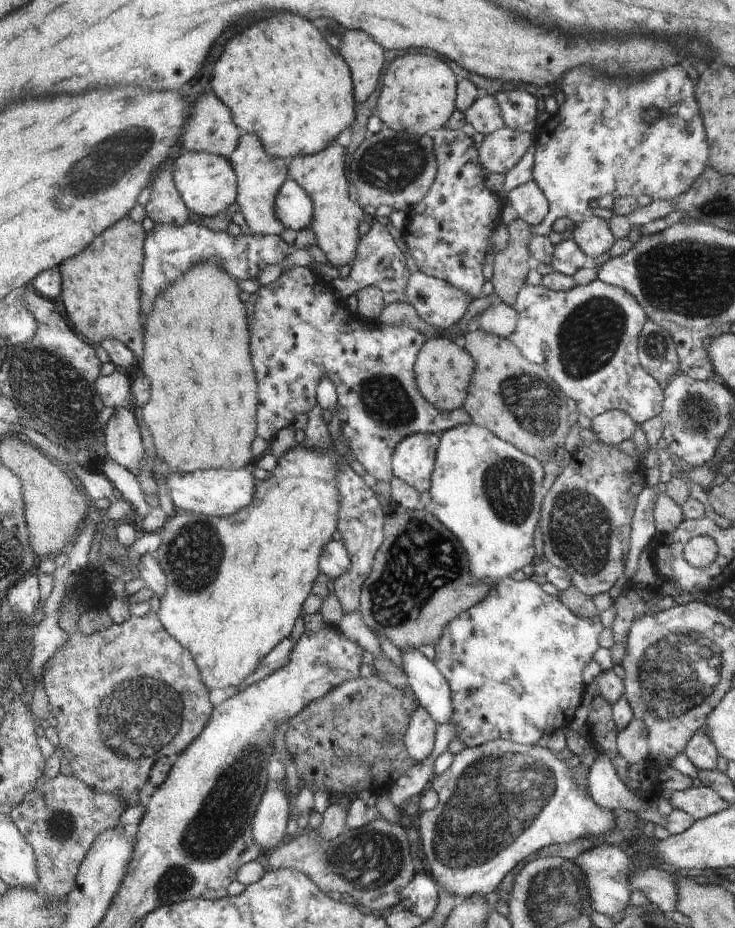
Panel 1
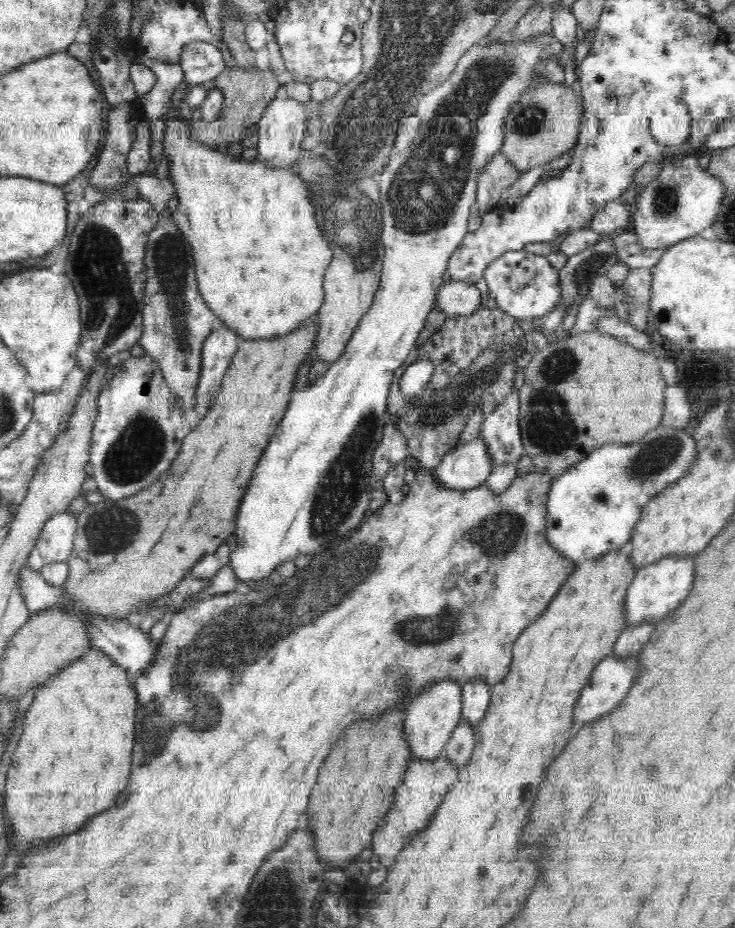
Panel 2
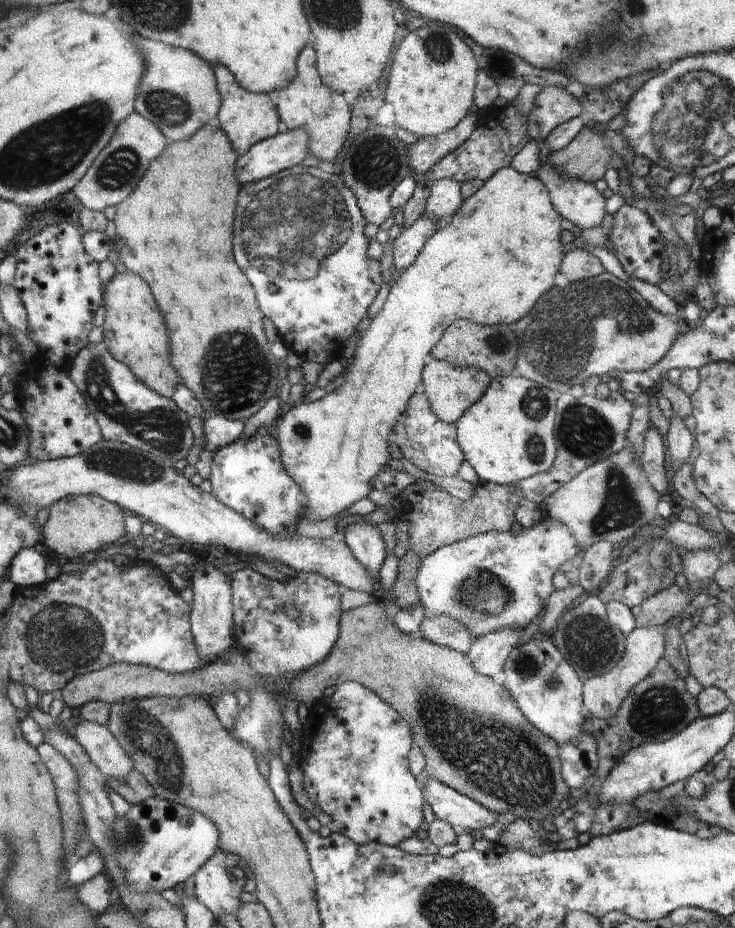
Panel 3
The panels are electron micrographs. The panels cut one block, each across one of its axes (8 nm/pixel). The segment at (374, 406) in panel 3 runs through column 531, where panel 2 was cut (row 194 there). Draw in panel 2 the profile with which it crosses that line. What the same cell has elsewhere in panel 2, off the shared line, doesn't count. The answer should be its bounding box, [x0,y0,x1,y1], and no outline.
[163,110,333,339]

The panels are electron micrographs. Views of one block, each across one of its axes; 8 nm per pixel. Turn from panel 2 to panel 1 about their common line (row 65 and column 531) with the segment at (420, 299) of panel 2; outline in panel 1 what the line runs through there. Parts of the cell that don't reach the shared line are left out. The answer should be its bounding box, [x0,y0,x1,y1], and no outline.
[430,425,544,583]

